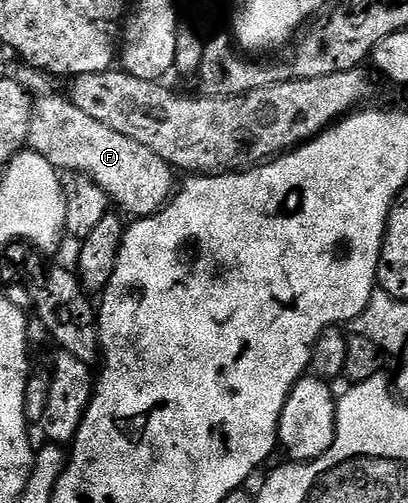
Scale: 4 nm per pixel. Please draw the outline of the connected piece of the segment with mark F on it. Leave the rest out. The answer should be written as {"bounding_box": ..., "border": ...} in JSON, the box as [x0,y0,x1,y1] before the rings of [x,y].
{"bounding_box":[28,95,176,218],"border":[[[44,95],[37,96],[33,100],[31,129],[28,134],[29,146],[31,150],[46,157],[57,170],[66,173],[79,173],[90,178],[93,183],[99,185],[109,197],[109,200],[124,209],[131,218],[144,218],[156,215],[175,194],[176,177],[174,169],[168,163],[162,161],[156,153],[150,151],[144,145],[133,141],[130,137],[125,137],[122,133],[117,133],[110,129],[108,125],[103,125],[100,121],[95,121],[94,117],[89,117],[82,109],[70,102],[67,96]]]}

